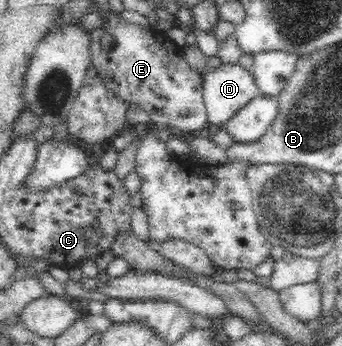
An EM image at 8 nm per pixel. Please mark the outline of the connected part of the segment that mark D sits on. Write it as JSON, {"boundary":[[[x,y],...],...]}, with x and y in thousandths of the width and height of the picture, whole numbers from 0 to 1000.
{"boundary":[[[649,185],[632,199],[602,202],[594,214],[594,254],[588,257],[611,373],[655,370],[670,347],[690,332],[734,286],[757,275],[731,202],[702,185]]]}

